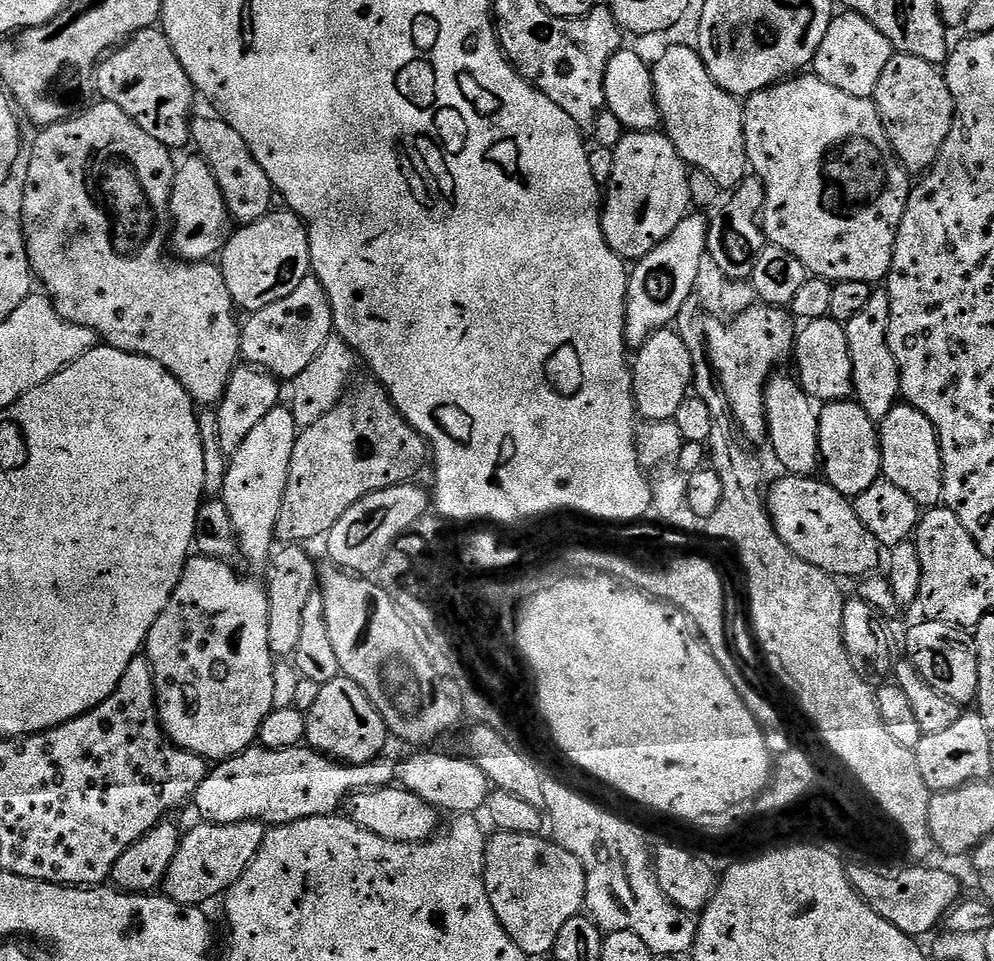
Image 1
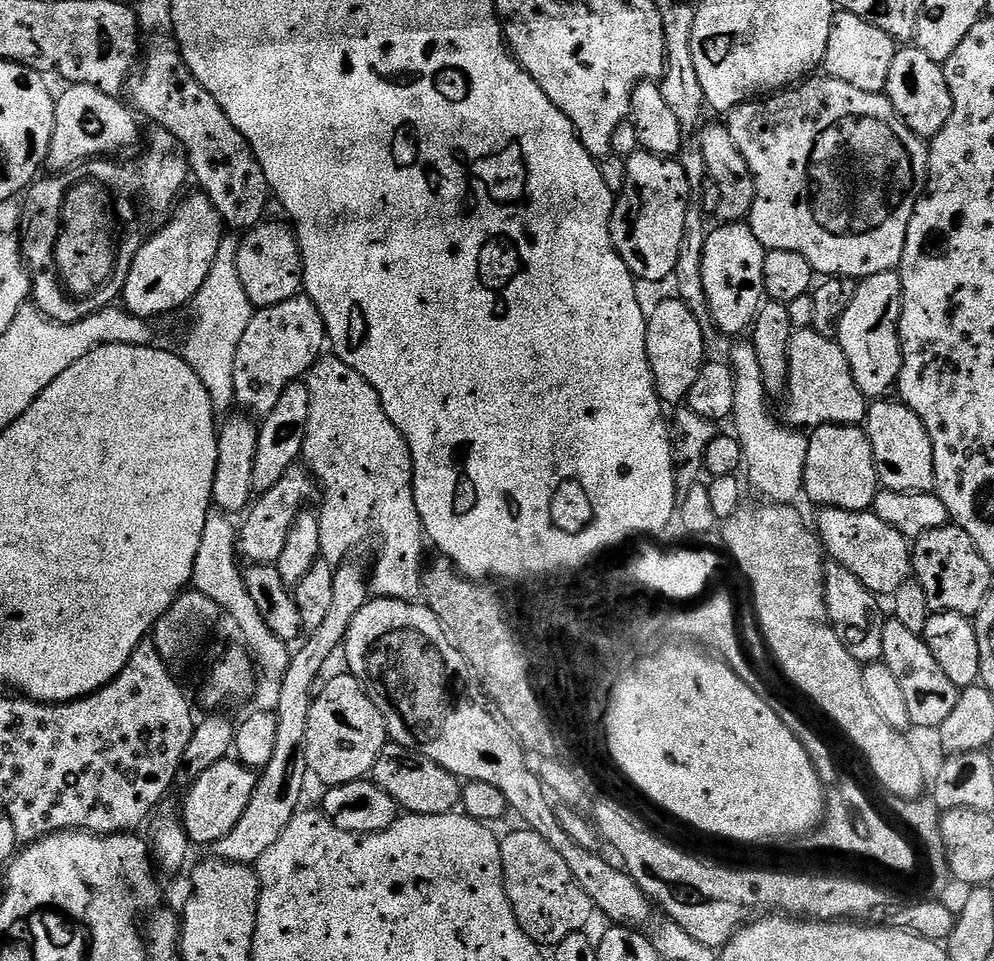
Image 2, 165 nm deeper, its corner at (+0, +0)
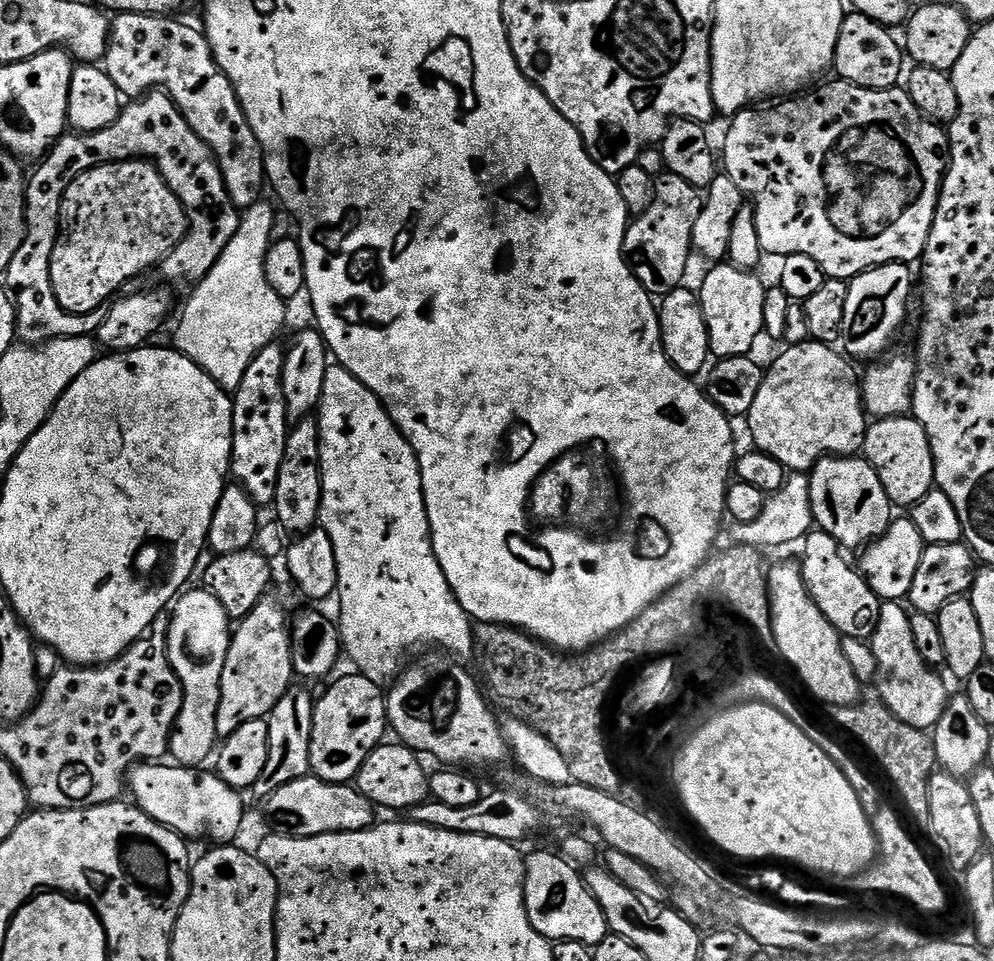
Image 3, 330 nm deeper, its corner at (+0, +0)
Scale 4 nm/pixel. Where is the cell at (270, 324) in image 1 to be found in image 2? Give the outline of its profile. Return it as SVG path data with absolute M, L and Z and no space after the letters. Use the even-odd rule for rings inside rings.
M307 295L292 296L286 302L278 302L278 306L253 311L250 326L246 326L242 342L238 342L238 354L234 354L236 404L253 417L268 416L282 390L307 377L325 348L322 314L318 314L315 302Z

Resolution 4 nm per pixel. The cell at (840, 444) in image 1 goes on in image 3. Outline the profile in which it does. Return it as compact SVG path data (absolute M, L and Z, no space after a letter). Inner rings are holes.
M856 454L824 456L812 468L808 481L813 521L819 531L834 537L841 549L863 549L891 526L894 519L892 499L882 486L882 478L878 478L875 468L868 465L867 459Z

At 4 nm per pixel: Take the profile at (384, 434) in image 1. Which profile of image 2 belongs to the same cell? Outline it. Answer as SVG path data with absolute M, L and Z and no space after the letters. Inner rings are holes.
M293 466L269 492L263 493L247 509L244 525L241 523L238 528L238 552L243 559L244 556L248 559L249 565L275 566L278 558L282 558L282 546L290 534L292 523L309 507L308 495L312 492L312 484L314 488L313 477L303 467Z

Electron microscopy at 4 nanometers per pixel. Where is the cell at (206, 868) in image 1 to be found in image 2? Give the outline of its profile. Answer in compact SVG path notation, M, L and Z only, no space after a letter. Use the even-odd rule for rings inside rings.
M344 562L336 568L334 599L327 617L322 621L322 626L318 626L318 630L307 633L306 639L299 645L301 648L292 652L292 661L286 670L286 678L282 678L282 698L279 699L275 711L278 718L278 743L274 746L270 762L259 773L256 789L242 818L238 818L234 830L230 830L226 838L211 845L211 855L217 860L228 860L232 864L255 865L256 861L262 858L262 854L266 854L266 850L270 850L270 846L274 846L274 842L282 838L282 830L290 826L290 822L301 807L300 795L304 792L304 776L309 775L308 764L304 761L304 739L314 689L317 687L316 679L319 678L320 671L327 666L328 659L335 652L337 655L341 651L346 630L350 630L350 622L354 622L354 614L358 614L358 610L362 610L362 606L370 599L369 573L362 565L352 563Z

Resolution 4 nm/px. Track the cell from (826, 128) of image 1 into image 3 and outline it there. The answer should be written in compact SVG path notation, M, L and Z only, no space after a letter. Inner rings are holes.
M832 78L829 84L821 83L821 88L813 87L803 94L769 103L767 106L749 106L731 117L730 135L726 138L726 146L722 153L722 168L727 176L738 186L756 210L758 226L758 242L761 253L777 258L806 254L806 258L814 258L818 266L830 280L852 281L866 270L877 268L883 264L915 265L923 257L926 242L930 236L930 226L934 224L934 214L940 201L940 187L944 184L944 174L948 170L950 145L947 131L941 125L923 116L914 106L910 94L903 87L897 86L886 90L870 90L862 86L854 86L839 78Z

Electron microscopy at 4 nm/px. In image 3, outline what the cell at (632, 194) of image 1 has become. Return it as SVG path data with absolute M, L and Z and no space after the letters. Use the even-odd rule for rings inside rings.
M664 174L656 180L656 197L646 214L629 223L624 239L624 256L632 273L653 297L663 298L685 283L688 255L693 255L692 231L698 214L704 209L701 189L692 188L682 178Z

